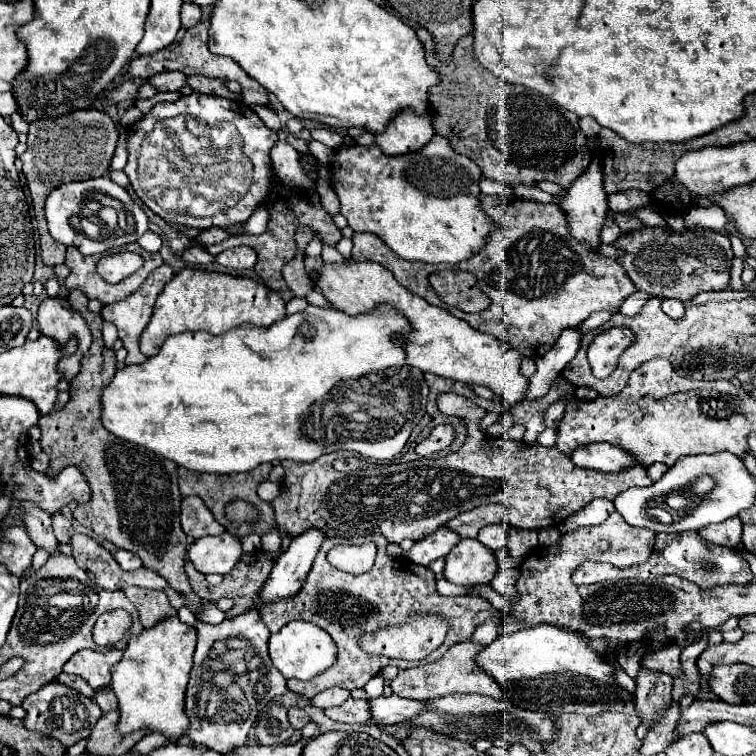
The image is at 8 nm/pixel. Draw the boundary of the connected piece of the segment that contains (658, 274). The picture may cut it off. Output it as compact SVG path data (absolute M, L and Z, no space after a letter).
M641 228L623 234L617 242L625 256L621 266L629 274L637 290L643 290L657 298L677 298L689 302L705 290L727 290L733 250L729 238L713 230L689 230L685 234L663 230L663 228Z

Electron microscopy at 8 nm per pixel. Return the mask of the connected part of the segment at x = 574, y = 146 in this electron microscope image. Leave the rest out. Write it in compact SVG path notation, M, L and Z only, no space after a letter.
M425 28L417 30L417 36L425 46L427 62L441 74L441 84L435 86L435 90L431 90L431 106L433 106L431 124L435 128L435 134L447 138L451 148L457 154L463 154L469 160L473 160L481 168L485 178L499 180L511 188L519 186L519 184L535 186L541 180L569 186L579 174L583 174L587 170L587 166L591 162L591 152L587 148L587 138L579 128L579 118L573 112L561 108L559 104L555 104L553 100L549 100L547 96L543 96L539 92L531 92L523 86L507 84L505 80L497 78L487 68L483 68L473 54L473 48L471 48L473 36L471 34L463 36L457 42L449 62L443 62L437 58L435 40Z

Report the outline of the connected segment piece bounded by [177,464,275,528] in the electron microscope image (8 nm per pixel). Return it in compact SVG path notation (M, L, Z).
M263 464L263 466L257 466L255 470L251 470L251 472L245 472L245 474L195 474L193 470L183 470L183 468L179 468L177 472L179 472L179 488L181 488L181 496L199 496L203 502L205 502L205 506L213 512L213 516L215 516L215 520L219 522L219 524L223 524L223 526L227 526L229 522L233 522L233 520L229 520L227 516L225 516L225 506L229 504L229 502L233 502L233 500L245 500L245 502L249 502L251 506L255 506L257 508L257 512L259 512L259 524L265 528L271 528L271 526L275 526L275 518L273 518L273 510L271 510L271 504L267 504L267 502L263 502L259 496L257 496L257 486L263 482L263 480L267 480L269 478L269 472L271 472L271 468L273 468L273 464Z

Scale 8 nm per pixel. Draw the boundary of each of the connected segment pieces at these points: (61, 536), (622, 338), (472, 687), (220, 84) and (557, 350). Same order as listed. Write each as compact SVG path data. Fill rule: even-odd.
M53 514L53 530L55 530L55 536L61 544L69 544L71 542L71 536L75 534L73 532L73 526L71 526L71 520L63 518L61 514Z
M605 330L601 332L587 350L589 364L593 364L595 376L605 378L617 366L619 354L631 344L629 330Z
M473 642L455 644L439 660L435 660L431 664L401 670L391 680L391 688L397 696L415 698L415 700L431 700L431 698L441 698L441 696L449 696L449 694L483 694L483 696L491 696L491 698L503 698L499 684L473 664L473 658L481 648L483 646L473 644Z
M189 76L187 84L195 90L195 92L203 92L203 94L215 94L221 98L235 98L233 92L227 88L225 80L219 78L207 78L207 76Z
M571 326L561 332L557 344L543 358L535 360L537 372L529 378L531 386L527 390L527 398L539 398L549 392L549 386L559 376L559 370L563 370L563 366L567 366L579 352L581 338L583 334L579 332L579 326Z

